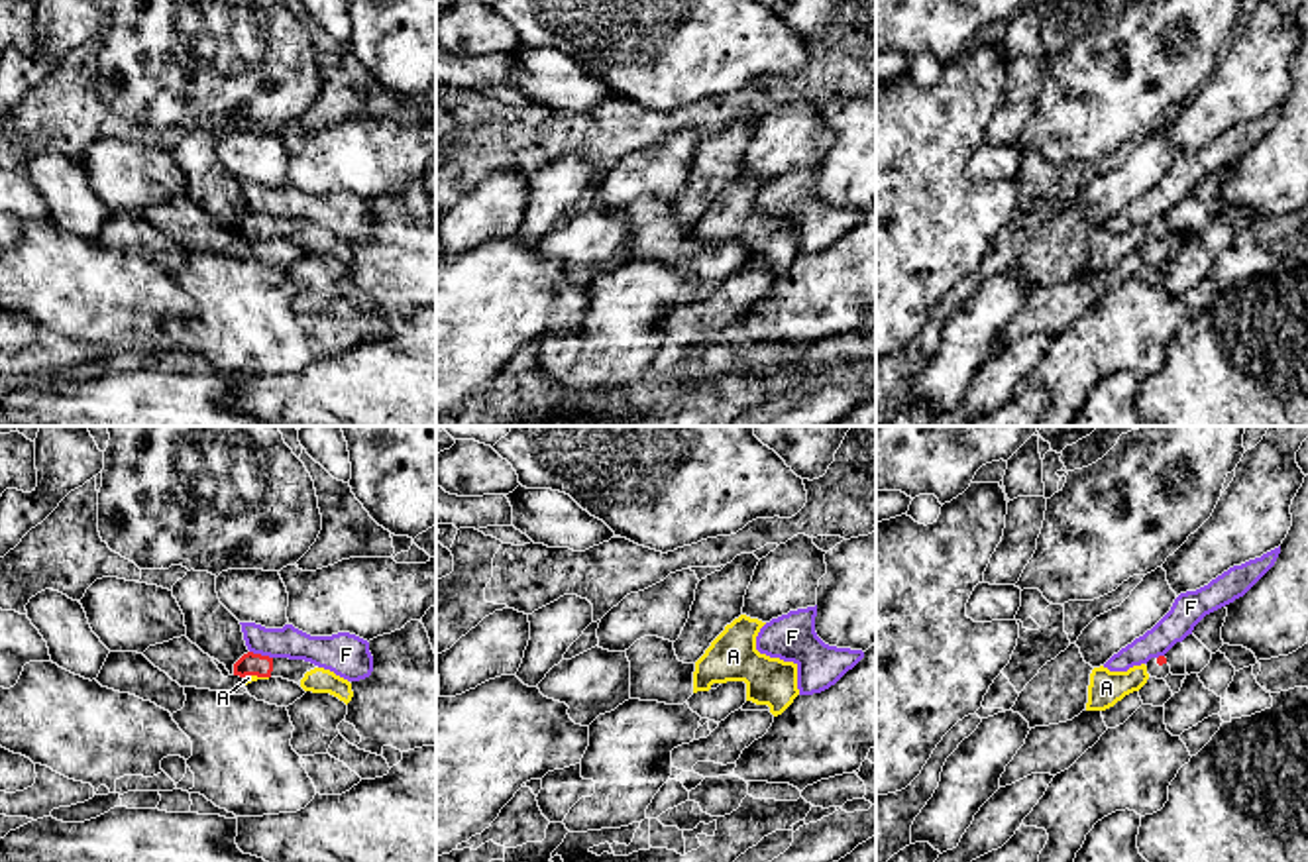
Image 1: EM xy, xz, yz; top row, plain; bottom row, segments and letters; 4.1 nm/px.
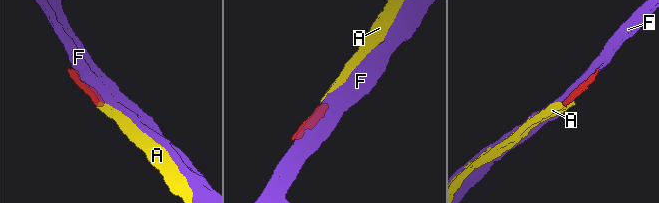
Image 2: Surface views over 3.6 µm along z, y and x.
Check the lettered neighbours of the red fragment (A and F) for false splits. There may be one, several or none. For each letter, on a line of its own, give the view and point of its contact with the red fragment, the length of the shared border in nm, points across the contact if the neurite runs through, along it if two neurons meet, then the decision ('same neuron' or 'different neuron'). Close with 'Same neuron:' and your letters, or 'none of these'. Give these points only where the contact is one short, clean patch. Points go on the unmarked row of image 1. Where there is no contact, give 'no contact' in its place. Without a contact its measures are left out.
A: xy (256, 234) | 100 nm | across xy (250, 224), (256, 234), (248, 238) | same neuron
F: xy (262, 216) | 100 nm | different neuron
Same neuron: A

